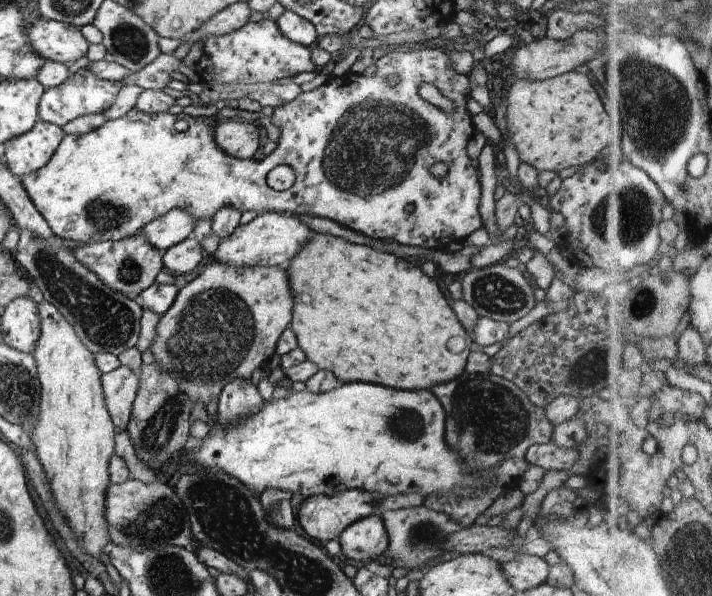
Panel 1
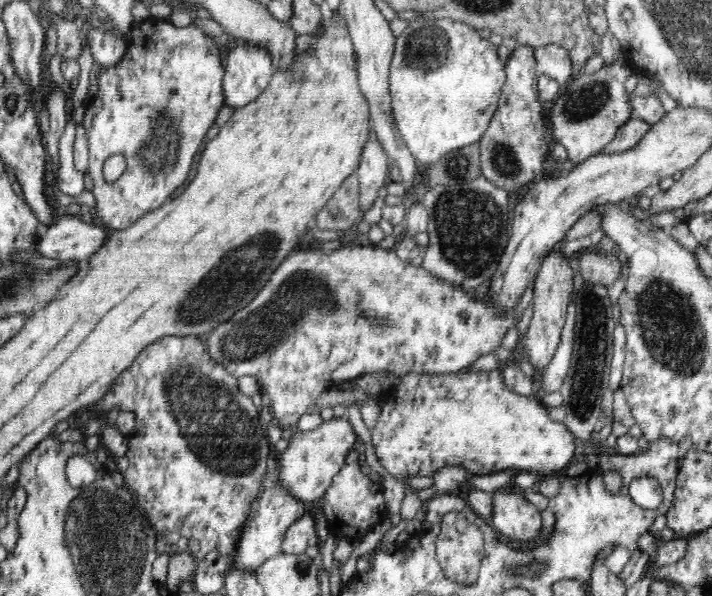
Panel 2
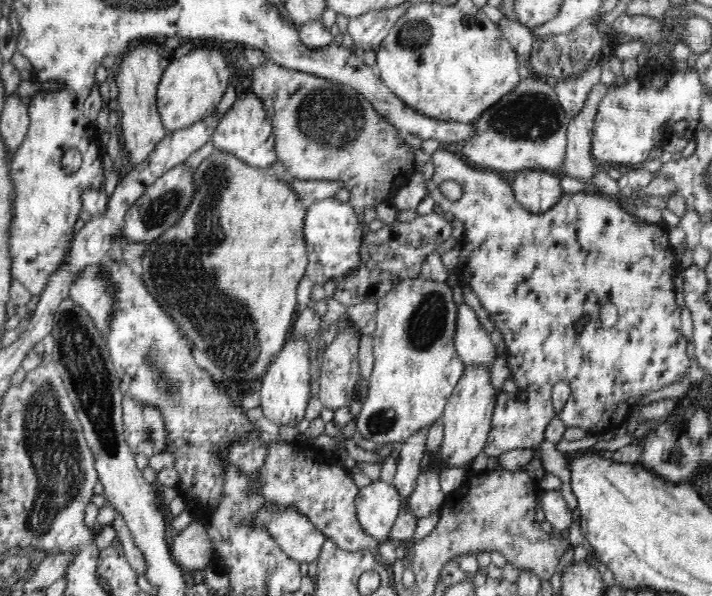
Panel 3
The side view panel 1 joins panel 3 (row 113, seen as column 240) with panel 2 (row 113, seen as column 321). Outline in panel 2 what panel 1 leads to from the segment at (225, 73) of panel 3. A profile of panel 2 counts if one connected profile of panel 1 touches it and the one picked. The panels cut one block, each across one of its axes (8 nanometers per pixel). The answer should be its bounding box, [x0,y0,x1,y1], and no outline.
[82,17,225,230]

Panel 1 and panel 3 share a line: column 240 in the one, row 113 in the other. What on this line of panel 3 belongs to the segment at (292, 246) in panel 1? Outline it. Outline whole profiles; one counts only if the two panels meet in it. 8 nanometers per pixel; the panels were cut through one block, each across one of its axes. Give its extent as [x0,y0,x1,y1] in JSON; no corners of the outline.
[212,90,277,168]

